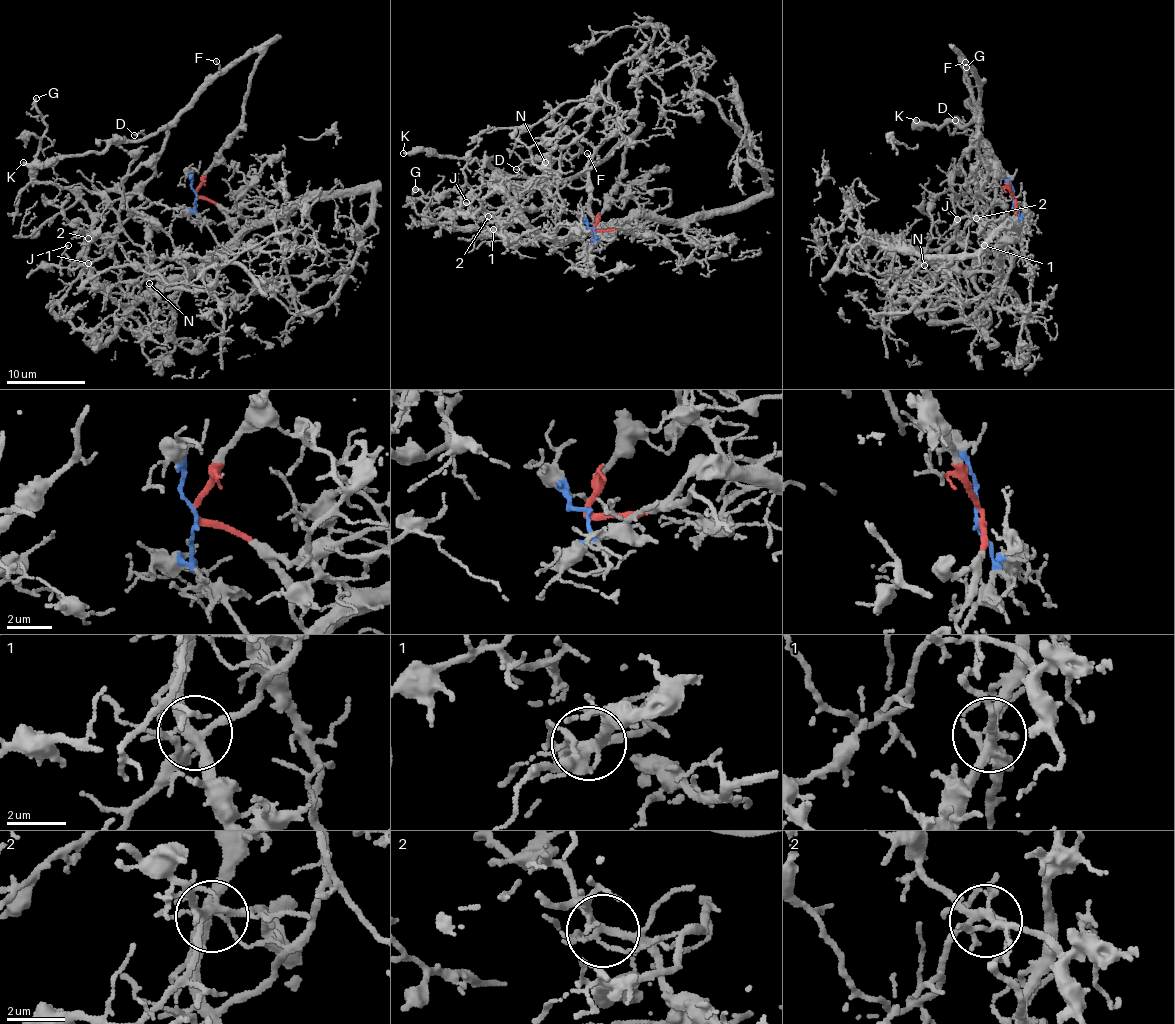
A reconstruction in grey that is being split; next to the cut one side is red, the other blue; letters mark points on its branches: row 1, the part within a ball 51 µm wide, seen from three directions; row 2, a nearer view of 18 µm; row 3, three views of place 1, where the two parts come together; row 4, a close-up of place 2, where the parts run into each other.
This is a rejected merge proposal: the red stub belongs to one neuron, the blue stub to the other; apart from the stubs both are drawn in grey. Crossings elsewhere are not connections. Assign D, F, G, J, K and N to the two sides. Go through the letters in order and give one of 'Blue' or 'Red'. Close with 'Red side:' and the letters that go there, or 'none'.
D: Red
F: Red
G: Blue
J: Blue
K: Red
N: Blue
Red side: D, F, K

